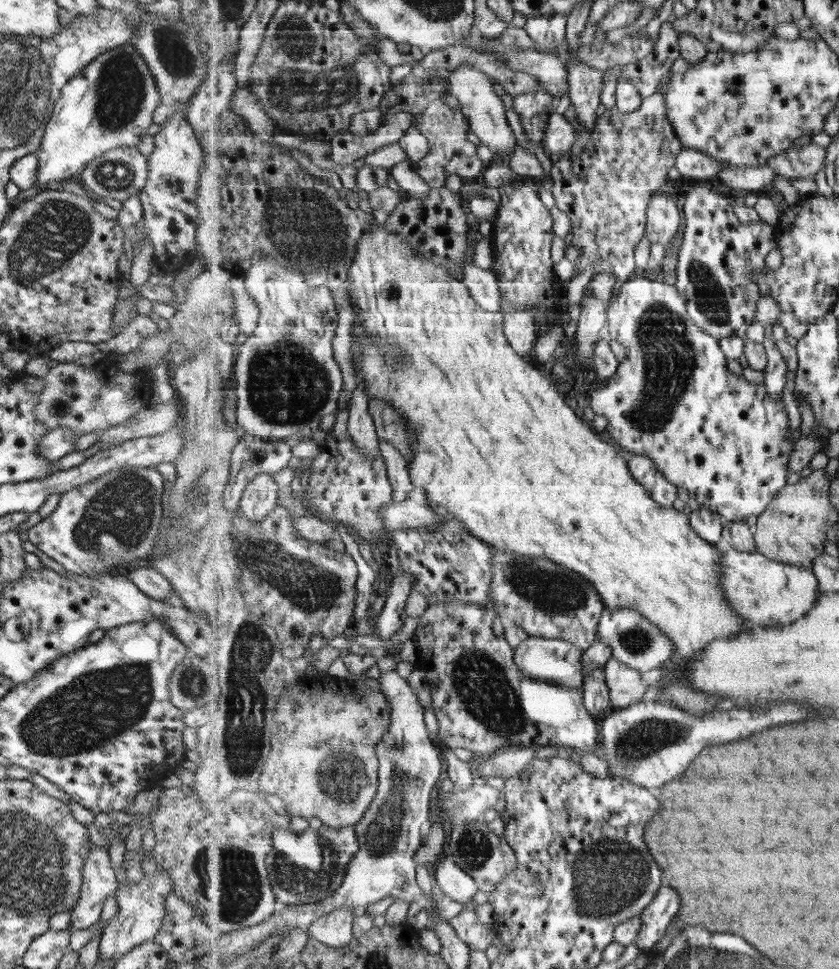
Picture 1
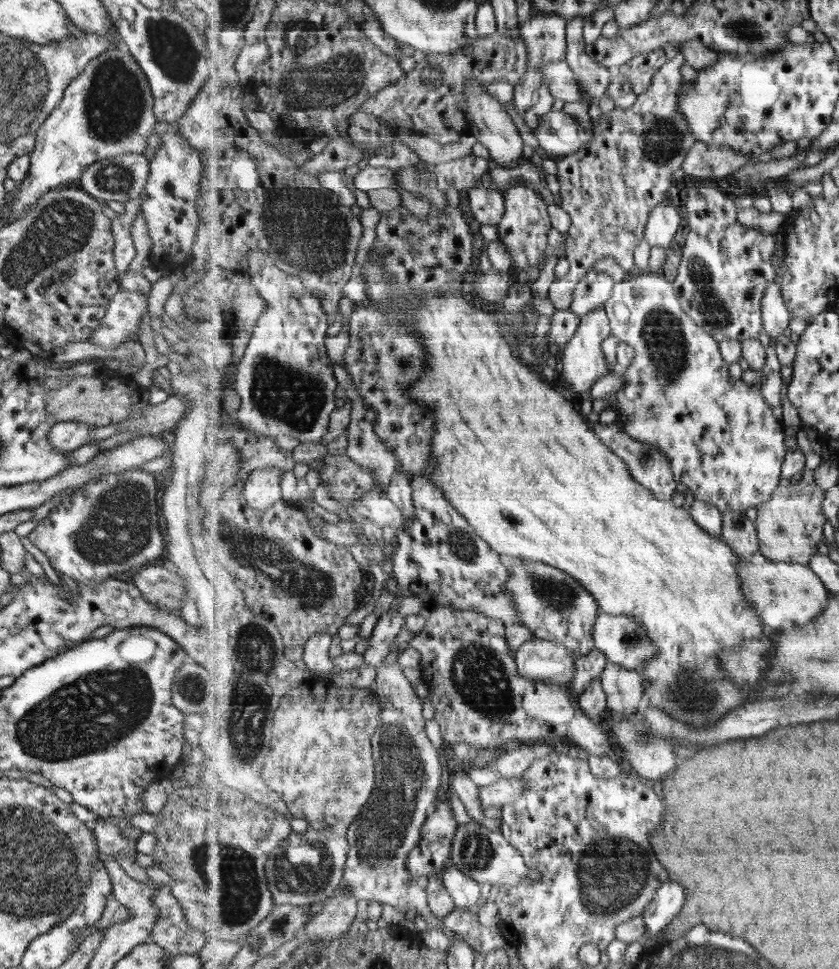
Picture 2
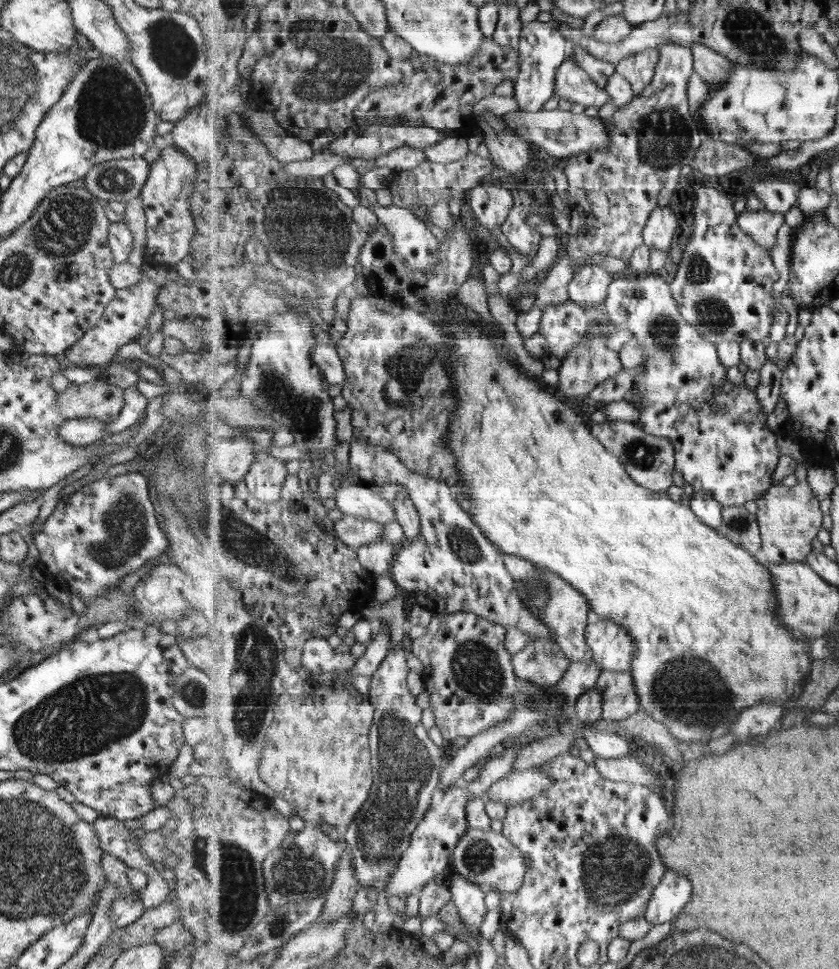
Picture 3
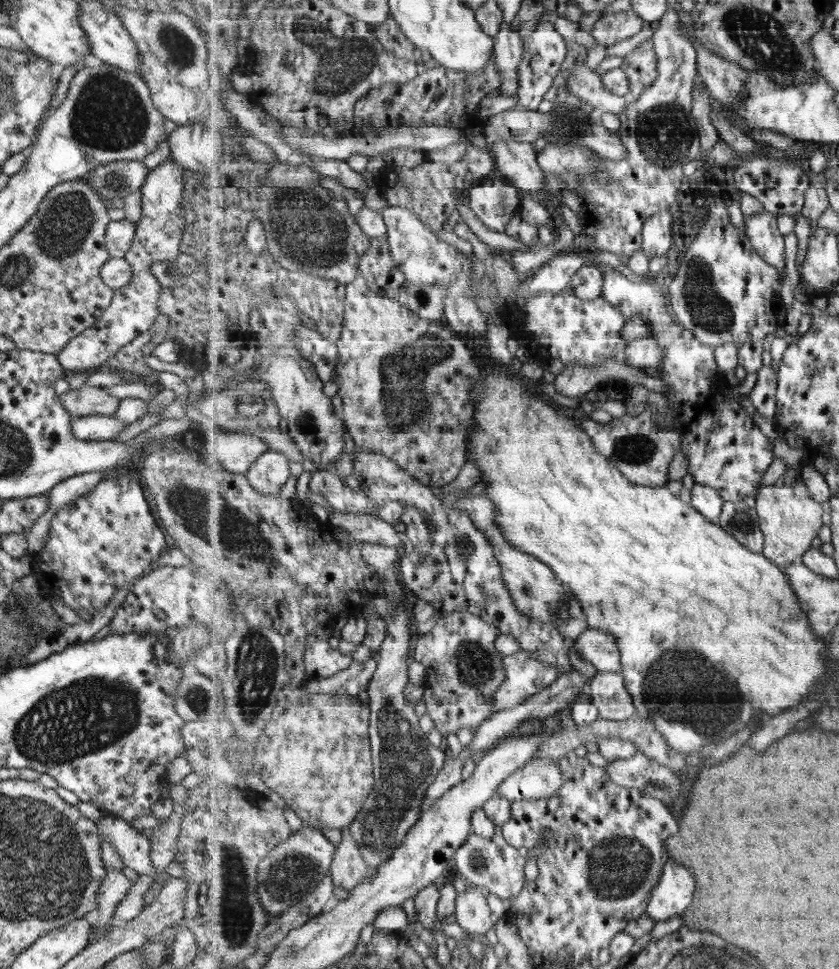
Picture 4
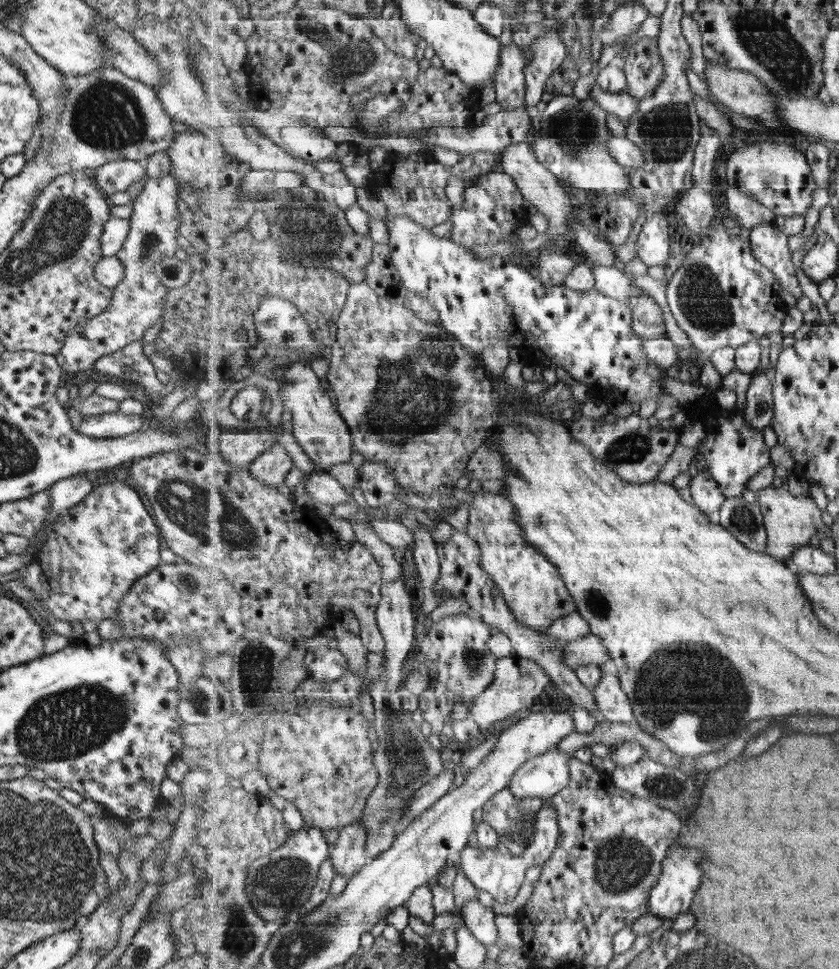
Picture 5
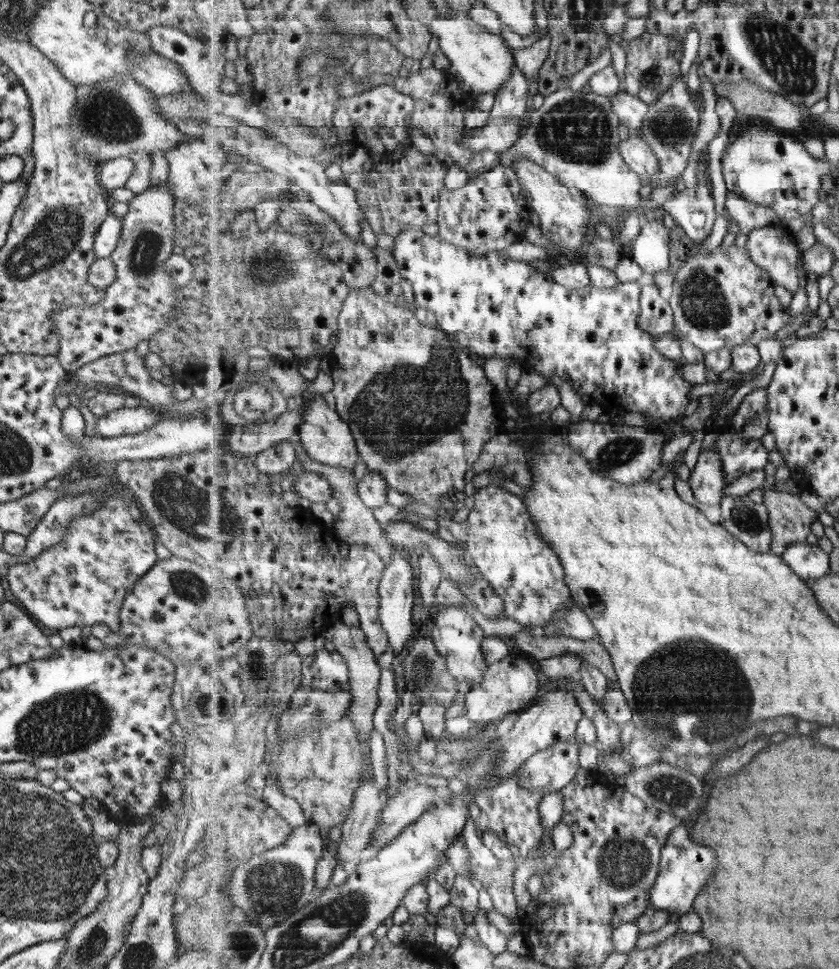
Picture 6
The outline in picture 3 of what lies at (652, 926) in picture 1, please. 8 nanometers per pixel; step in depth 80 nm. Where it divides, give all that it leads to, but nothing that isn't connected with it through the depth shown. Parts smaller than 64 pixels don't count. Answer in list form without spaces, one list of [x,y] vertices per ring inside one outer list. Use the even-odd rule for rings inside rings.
[[[669,870],[653,893],[646,910],[647,920],[653,924],[665,924],[677,918],[689,904],[693,886],[681,872]]]

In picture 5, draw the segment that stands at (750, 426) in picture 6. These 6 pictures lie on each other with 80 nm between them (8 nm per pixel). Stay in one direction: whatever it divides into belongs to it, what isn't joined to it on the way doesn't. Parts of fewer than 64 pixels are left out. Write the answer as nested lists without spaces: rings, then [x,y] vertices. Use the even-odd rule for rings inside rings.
[[[763,367],[753,375],[746,392],[742,417],[757,430],[765,430],[774,417],[773,374]]]

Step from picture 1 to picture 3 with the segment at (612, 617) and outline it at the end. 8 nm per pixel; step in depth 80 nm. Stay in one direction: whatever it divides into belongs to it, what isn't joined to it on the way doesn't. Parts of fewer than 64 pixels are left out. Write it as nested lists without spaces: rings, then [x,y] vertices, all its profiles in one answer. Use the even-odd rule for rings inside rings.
[[[591,612],[588,618],[586,641],[588,647],[592,648],[594,660],[605,670],[632,670],[632,660],[636,653],[636,648],[634,648],[630,632],[626,628],[623,628],[612,620],[603,620],[598,614]]]

